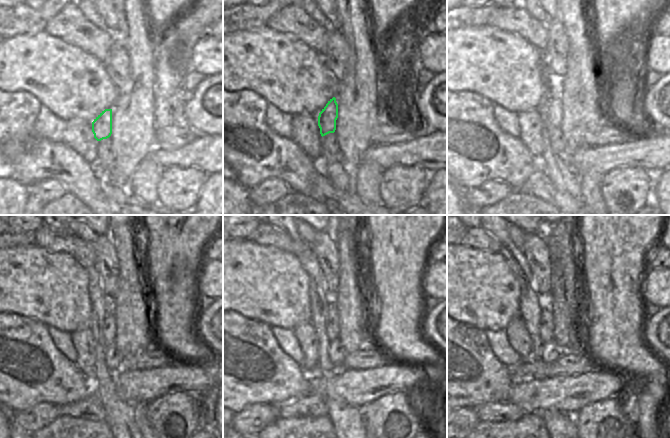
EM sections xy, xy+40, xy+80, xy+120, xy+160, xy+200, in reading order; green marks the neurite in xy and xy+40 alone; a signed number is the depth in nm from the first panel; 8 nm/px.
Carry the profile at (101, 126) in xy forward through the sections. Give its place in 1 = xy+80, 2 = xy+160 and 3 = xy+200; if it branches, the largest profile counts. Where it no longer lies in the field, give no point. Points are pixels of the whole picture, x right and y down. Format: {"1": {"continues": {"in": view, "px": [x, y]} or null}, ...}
{"1": {"continues": {"in": "xy+80", "px": [555, 111]}}, "2": {"continues": {"in": "xy+160", "px": [332, 321]}}, "3": {"continues": {"in": "xy+200", "px": [546, 326]}}}

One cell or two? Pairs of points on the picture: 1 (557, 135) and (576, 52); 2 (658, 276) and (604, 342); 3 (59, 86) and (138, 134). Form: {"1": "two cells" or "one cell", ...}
{"1": "two cells", "2": "two cells", "3": "two cells"}

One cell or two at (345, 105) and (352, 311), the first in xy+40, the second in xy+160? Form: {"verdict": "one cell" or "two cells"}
{"verdict": "one cell"}

